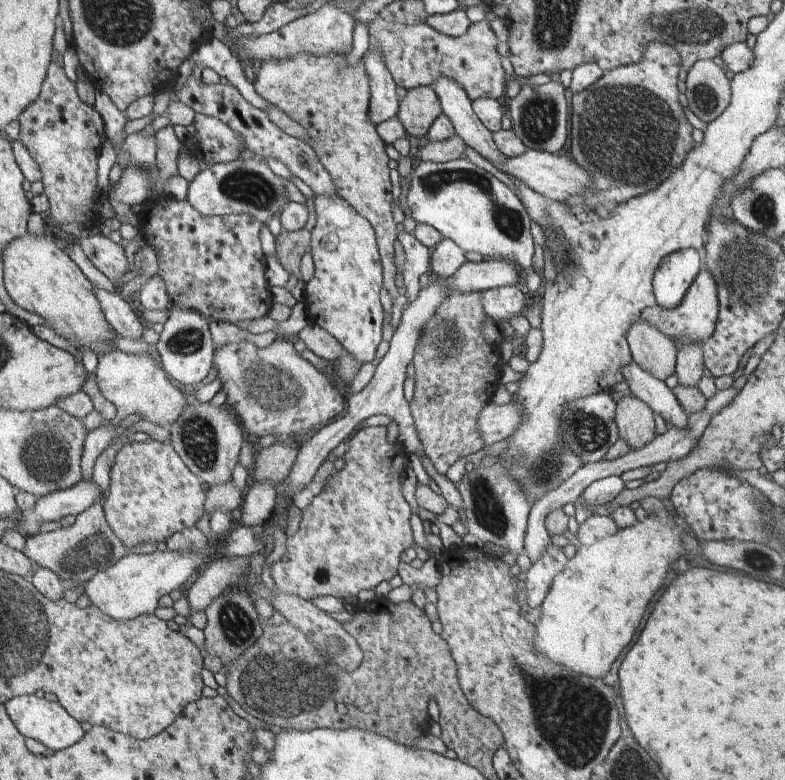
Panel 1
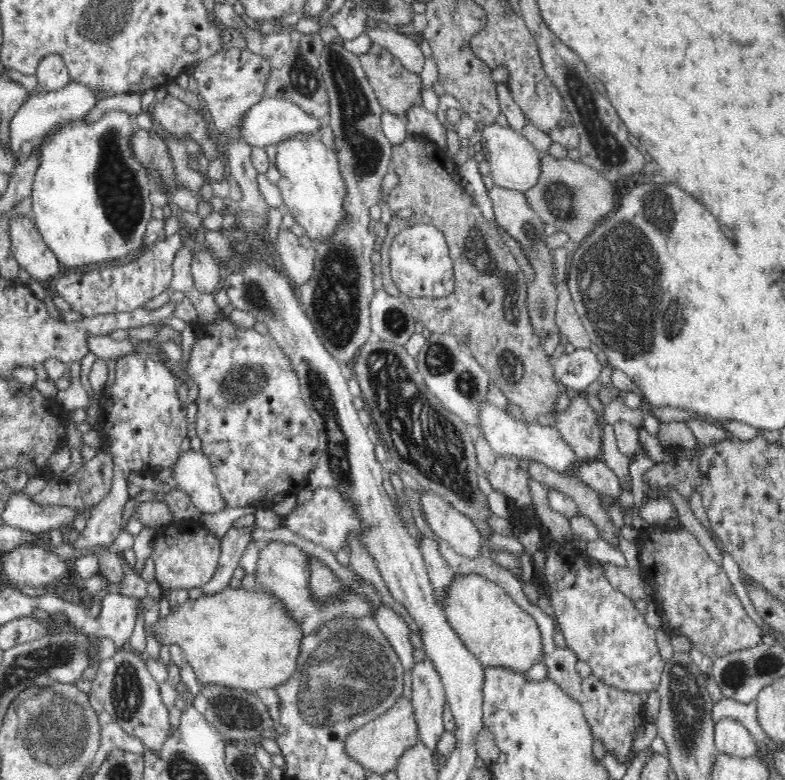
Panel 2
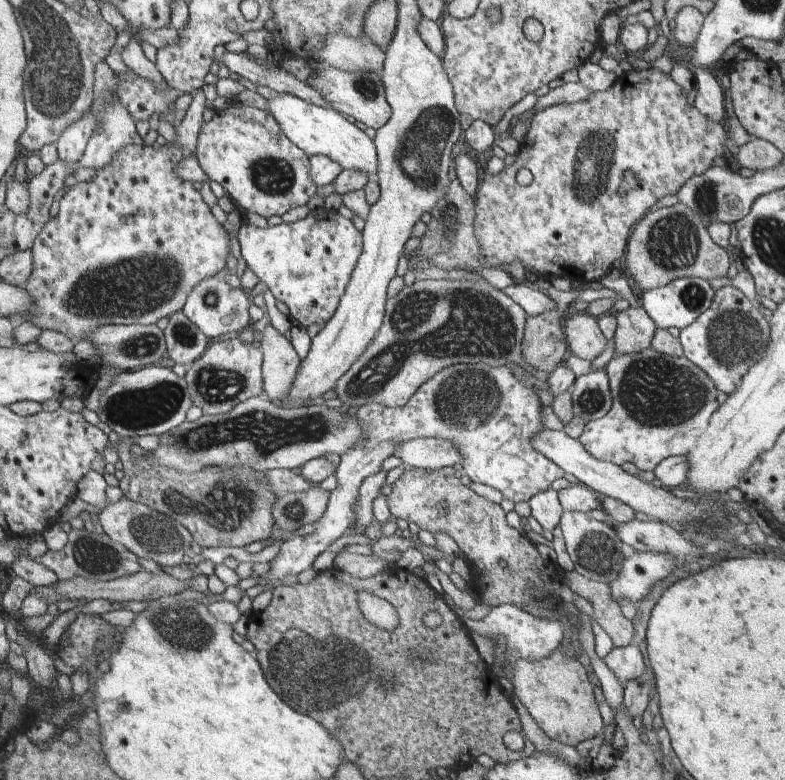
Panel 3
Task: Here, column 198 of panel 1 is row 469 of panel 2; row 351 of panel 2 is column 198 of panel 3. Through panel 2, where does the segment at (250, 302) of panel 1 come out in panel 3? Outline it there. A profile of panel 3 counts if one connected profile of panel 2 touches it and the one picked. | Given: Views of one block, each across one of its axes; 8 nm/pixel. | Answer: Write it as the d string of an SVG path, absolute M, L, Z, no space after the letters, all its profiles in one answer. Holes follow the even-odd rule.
M203 89L194 94L184 119L175 127L173 143L166 142L160 148L128 144L108 166L96 170L92 181L78 182L63 194L58 214L43 228L31 248L34 270L23 286L32 296L34 306L30 312L18 317L19 321L58 331L75 345L100 326L156 325L160 318L182 310L196 284L218 275L220 271L225 272L230 234L226 234L226 230L216 222L192 182L178 178L174 172L176 164L188 156L197 156L206 101Z

